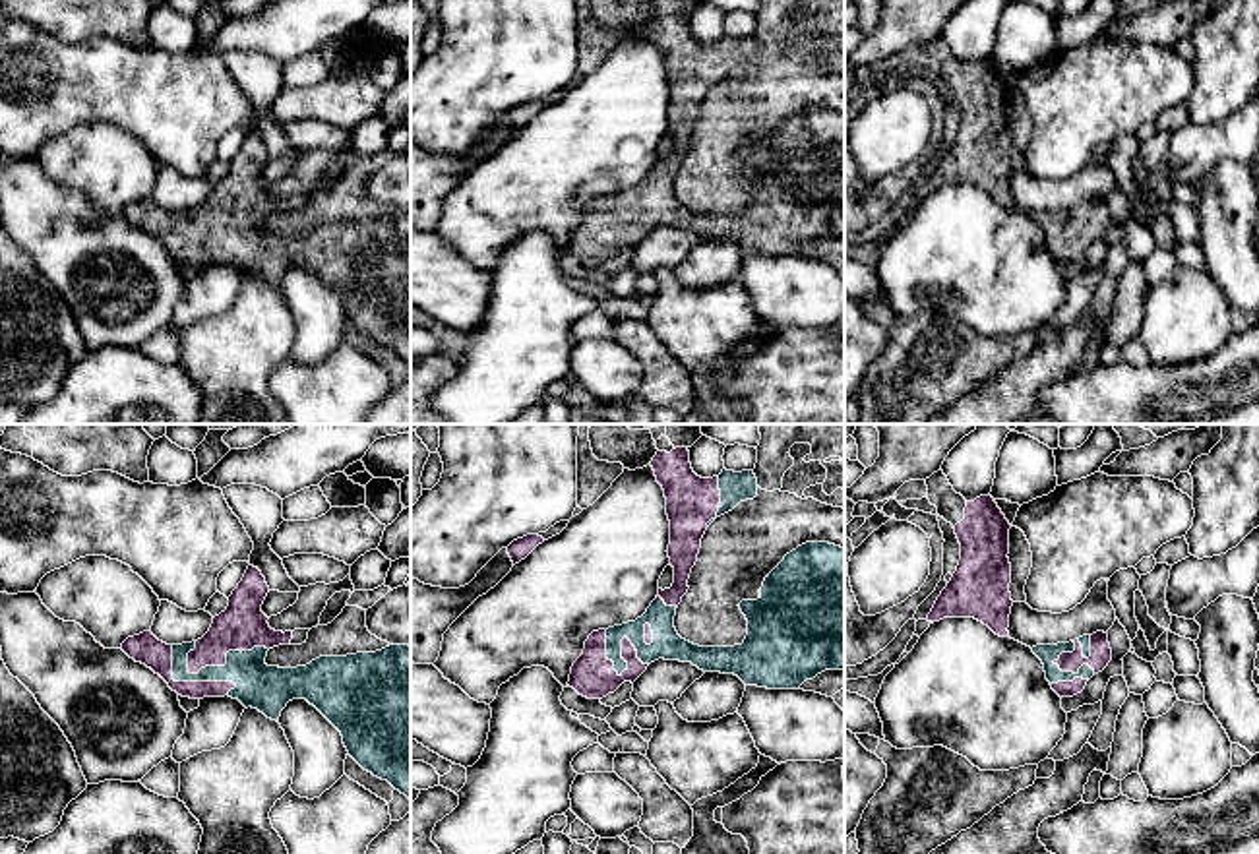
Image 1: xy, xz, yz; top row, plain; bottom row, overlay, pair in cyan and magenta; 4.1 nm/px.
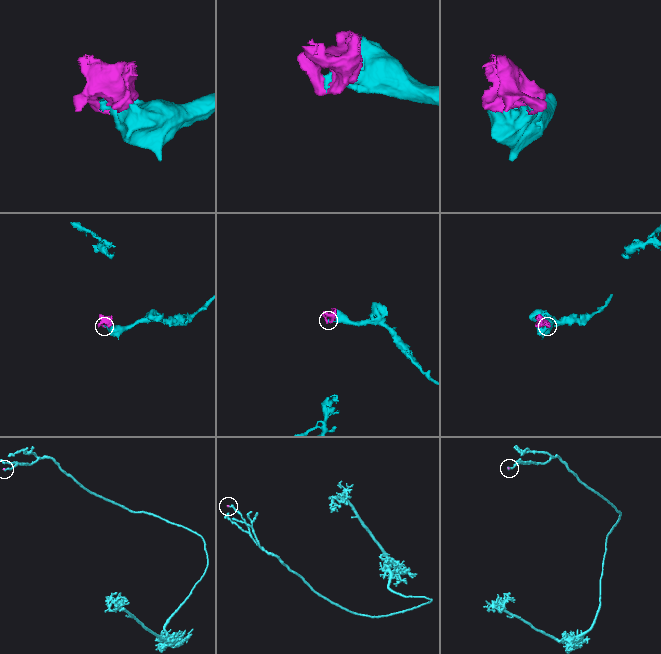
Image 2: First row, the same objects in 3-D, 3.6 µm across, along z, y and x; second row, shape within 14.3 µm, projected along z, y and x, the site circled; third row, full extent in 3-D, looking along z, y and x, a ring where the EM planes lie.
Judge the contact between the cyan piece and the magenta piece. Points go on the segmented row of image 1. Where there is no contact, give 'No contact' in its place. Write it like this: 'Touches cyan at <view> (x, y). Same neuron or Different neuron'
Touches cyan at yz (1062, 651). Same neuron

